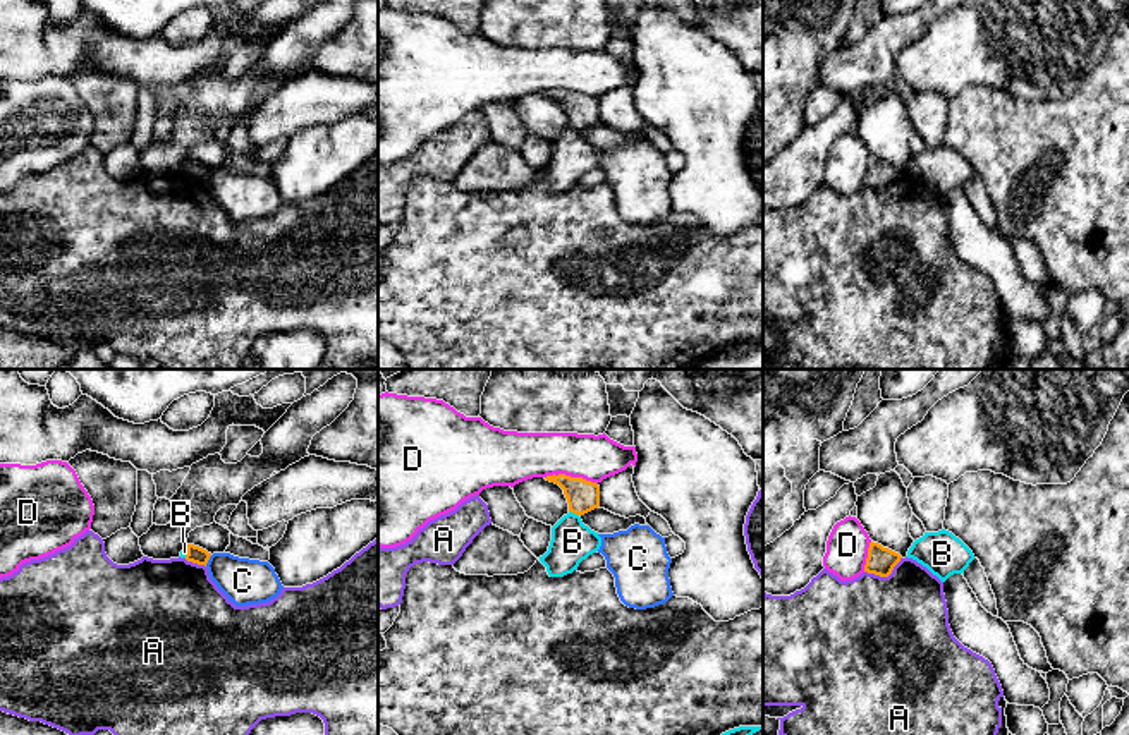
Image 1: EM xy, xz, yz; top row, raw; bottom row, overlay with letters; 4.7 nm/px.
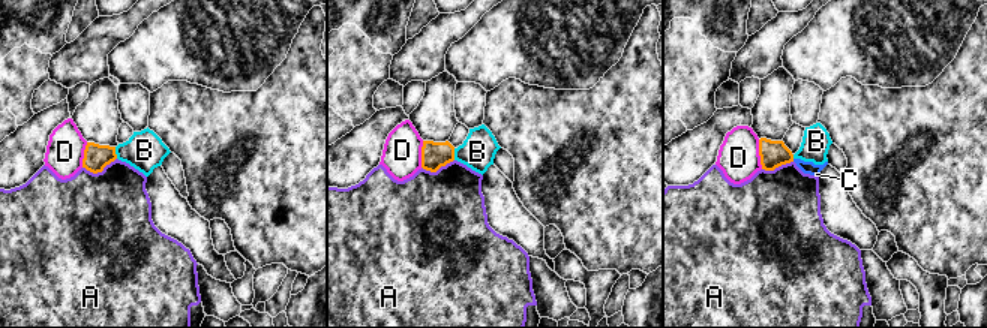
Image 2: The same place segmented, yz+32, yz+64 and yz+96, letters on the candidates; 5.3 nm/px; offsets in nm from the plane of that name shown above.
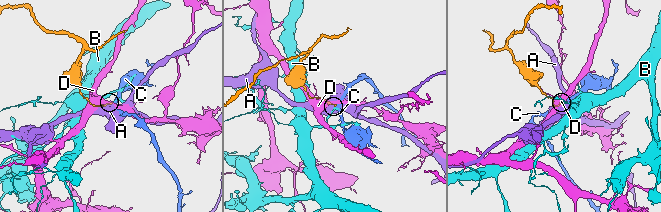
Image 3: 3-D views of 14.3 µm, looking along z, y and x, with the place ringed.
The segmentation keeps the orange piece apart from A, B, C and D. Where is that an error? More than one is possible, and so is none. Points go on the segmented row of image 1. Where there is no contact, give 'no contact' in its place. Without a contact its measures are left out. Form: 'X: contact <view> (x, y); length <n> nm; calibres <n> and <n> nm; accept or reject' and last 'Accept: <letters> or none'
A: contact yz (885, 576); length 190 nm; calibres 130 and 500 nm; reject
B: contact xz (574, 512); length 50 nm; calibres 150 and 200 nm; reject
C: contact xy (208, 558); length 70 nm; calibres 80 and 220 nm; reject
D: contact xz (569, 476); length 260 nm; calibres 150 and 220 nm; reject
Accept: none

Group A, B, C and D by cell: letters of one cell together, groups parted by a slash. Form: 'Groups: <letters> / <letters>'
Groups: A / B / C / D

